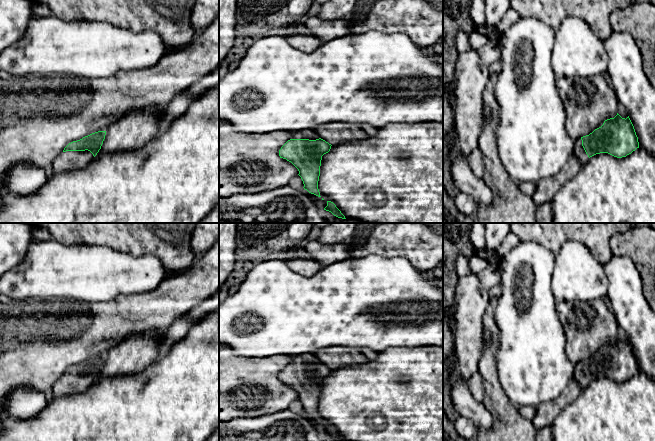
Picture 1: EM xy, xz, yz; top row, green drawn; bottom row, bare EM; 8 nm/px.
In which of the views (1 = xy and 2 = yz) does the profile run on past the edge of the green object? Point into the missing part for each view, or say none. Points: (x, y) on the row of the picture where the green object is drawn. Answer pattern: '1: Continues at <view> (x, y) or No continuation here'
1: Continues at xy (70, 160)
2: Continues at yz (579, 152)

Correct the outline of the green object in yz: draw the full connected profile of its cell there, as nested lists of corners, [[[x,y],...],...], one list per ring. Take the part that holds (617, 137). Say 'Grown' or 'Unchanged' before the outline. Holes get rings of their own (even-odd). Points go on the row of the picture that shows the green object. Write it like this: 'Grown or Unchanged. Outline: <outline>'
Grown. Outline: [[[617,113],[614,118],[605,120],[601,127],[589,135],[577,139],[574,142],[573,154],[583,167],[596,154],[608,153],[622,158],[637,148],[638,137],[629,116],[625,119]]]

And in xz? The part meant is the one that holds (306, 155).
Grown. Outline: [[[299,130],[291,133],[291,139],[281,147],[279,156],[298,169],[305,190],[321,197],[318,189],[321,160],[331,146],[315,130]]]

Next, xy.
Grown. Outline: [[[98,131],[69,143],[53,161],[51,172],[74,171],[95,159],[105,139],[106,131]]]

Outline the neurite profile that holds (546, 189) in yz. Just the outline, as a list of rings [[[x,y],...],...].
[[[572,154],[565,166],[554,176],[542,179],[536,183],[536,189],[531,196],[536,206],[552,202],[556,193],[580,171],[581,165]]]

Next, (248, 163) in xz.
[[[219,120],[219,197],[257,193],[289,185],[299,171],[291,162],[279,156],[279,150],[290,139],[291,132],[288,131],[247,134]]]

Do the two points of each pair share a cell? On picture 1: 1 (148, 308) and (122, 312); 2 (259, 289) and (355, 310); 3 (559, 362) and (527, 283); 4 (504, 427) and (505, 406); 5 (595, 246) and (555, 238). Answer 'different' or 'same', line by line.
1: same
2: same
3: same
4: same
5: same

